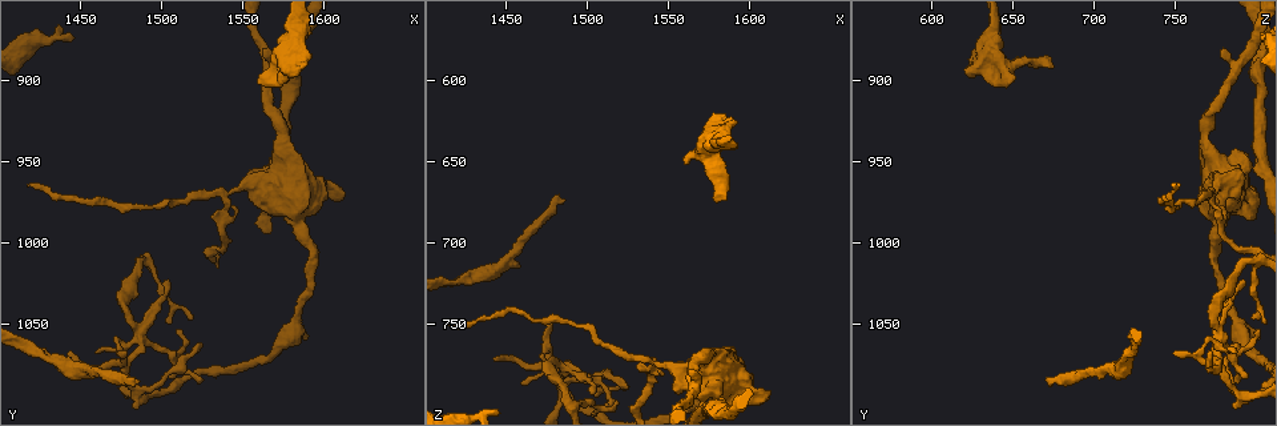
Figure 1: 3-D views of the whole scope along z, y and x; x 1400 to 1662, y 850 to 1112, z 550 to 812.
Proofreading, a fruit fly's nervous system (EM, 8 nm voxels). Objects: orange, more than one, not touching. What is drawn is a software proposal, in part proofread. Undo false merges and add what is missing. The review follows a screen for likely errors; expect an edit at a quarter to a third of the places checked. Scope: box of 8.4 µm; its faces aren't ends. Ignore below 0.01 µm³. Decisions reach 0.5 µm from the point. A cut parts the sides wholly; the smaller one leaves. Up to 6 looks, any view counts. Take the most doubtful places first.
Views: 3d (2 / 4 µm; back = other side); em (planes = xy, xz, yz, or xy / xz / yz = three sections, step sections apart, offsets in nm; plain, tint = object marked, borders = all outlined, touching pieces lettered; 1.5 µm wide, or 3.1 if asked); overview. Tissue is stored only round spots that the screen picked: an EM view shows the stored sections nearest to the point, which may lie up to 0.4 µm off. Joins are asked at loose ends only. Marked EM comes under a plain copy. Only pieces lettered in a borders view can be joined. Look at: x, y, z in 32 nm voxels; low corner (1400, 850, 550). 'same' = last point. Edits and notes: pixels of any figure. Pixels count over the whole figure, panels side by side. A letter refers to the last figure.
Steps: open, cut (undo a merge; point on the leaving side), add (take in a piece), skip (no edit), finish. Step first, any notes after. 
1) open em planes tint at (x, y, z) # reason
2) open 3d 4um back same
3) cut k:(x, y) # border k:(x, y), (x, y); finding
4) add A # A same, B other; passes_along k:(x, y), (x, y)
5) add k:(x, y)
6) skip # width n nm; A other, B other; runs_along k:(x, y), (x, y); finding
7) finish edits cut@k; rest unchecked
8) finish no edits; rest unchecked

open em planes tint at (1486, 1086, 672) # free end

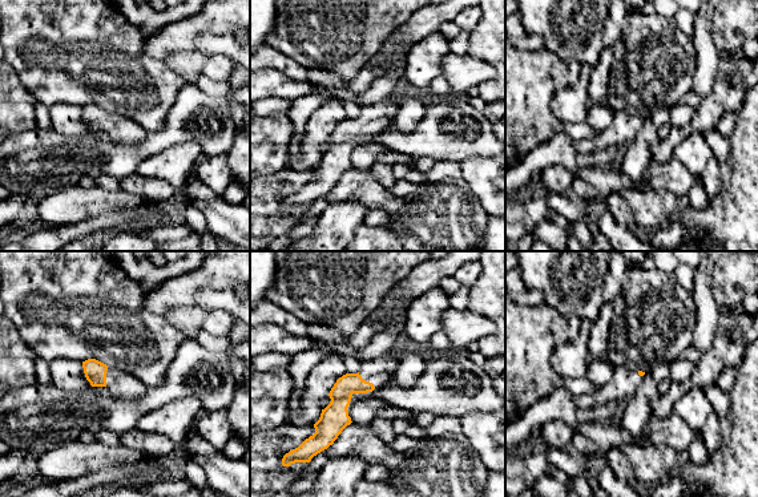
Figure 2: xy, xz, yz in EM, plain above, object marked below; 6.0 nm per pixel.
open em planes borders same # see the neighbours

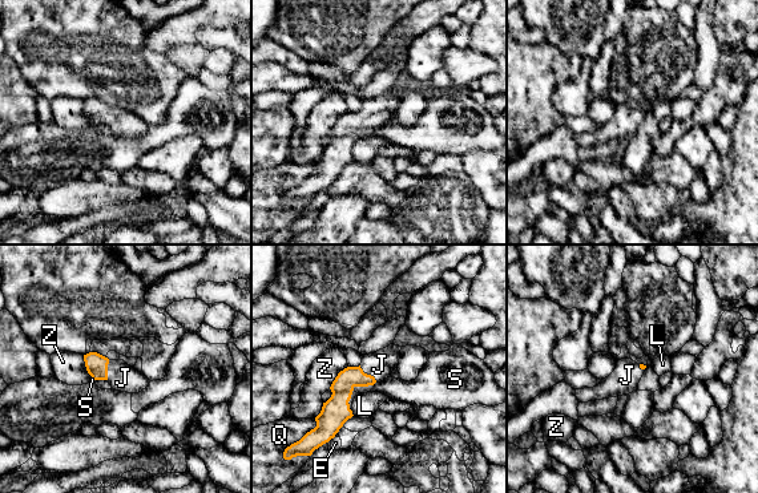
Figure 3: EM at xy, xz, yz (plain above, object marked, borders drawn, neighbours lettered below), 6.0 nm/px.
add J # E other, J same, L other, Q other, S other, Z other; passes_along 3:(342, 387), (369, 375), (379, 364); the neuron continues

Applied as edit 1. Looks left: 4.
open overview # redraw

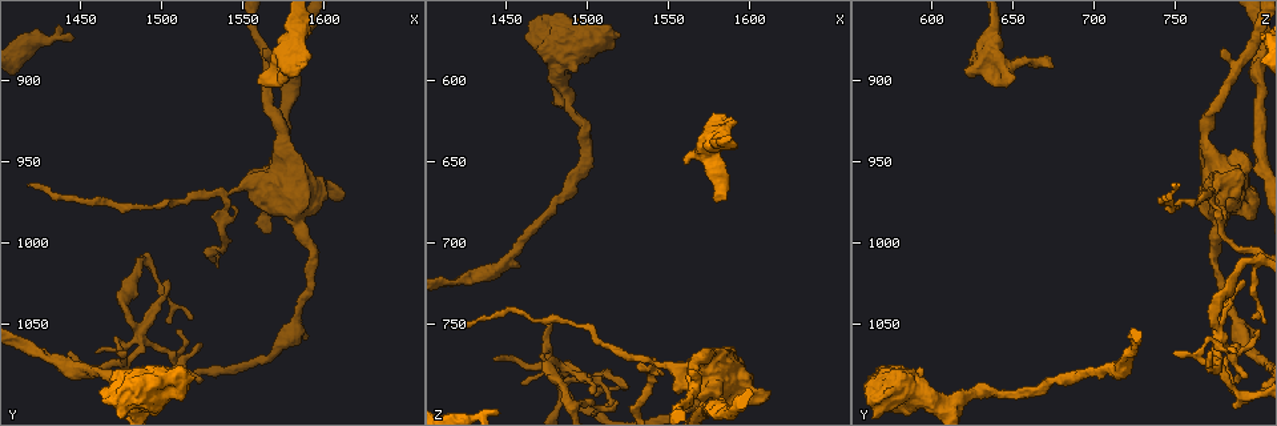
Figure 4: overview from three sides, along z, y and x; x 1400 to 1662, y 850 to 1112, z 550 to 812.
open 3d 2um at (1558, 900, 648)

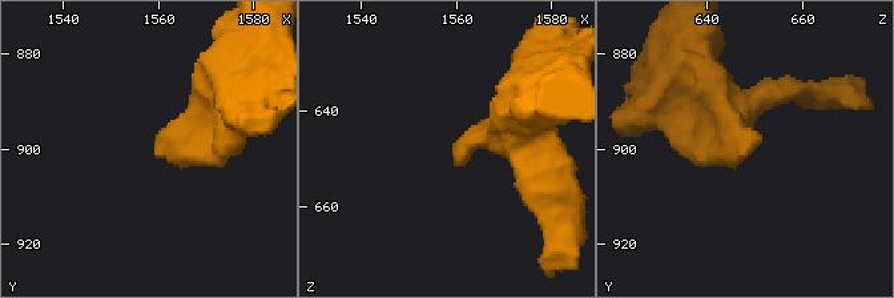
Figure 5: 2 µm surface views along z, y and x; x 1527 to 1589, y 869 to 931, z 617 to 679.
open em xy step 4 borders at (1560, 902, 649) # need the tissue

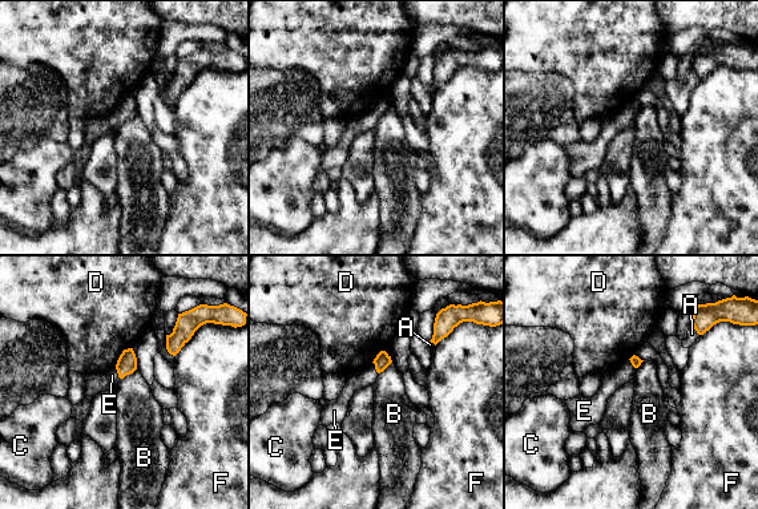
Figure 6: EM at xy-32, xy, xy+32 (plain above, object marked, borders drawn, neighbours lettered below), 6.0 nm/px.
open em planes borders same

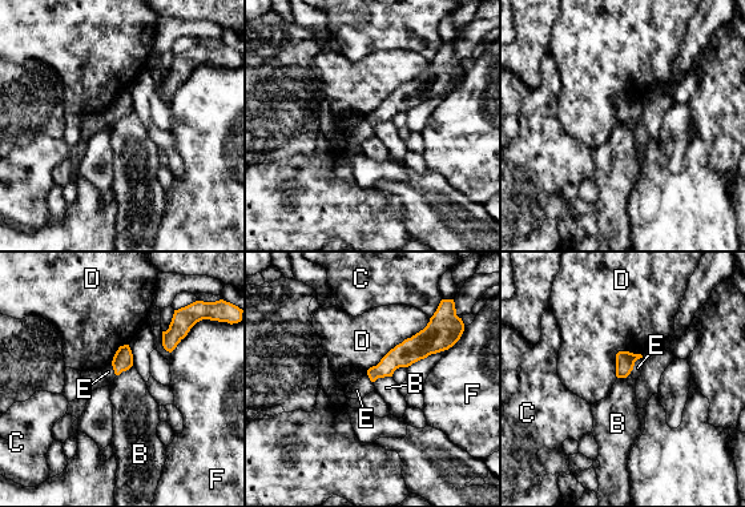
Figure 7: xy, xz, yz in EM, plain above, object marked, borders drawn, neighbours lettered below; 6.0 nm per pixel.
add E # B other, C other, D other, E same, F other; passes_along 7:(625, 361), (633, 365), (637, 367); it goes on there

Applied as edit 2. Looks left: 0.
finish edits add@3, add@7; rest unchecked

